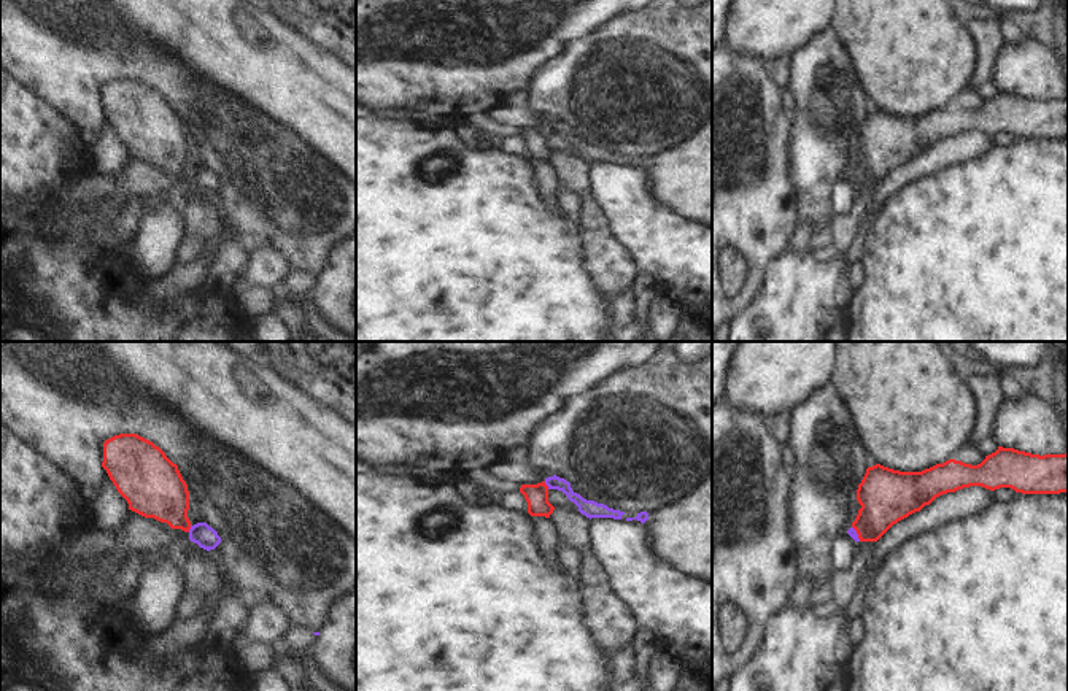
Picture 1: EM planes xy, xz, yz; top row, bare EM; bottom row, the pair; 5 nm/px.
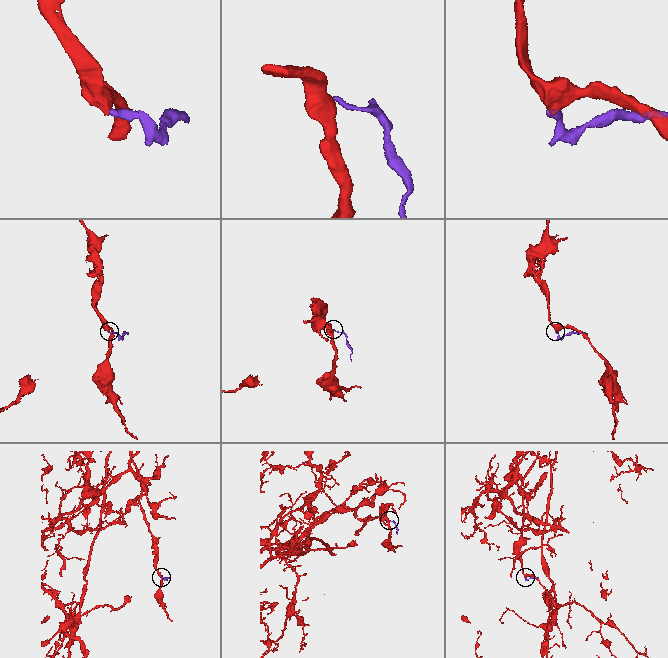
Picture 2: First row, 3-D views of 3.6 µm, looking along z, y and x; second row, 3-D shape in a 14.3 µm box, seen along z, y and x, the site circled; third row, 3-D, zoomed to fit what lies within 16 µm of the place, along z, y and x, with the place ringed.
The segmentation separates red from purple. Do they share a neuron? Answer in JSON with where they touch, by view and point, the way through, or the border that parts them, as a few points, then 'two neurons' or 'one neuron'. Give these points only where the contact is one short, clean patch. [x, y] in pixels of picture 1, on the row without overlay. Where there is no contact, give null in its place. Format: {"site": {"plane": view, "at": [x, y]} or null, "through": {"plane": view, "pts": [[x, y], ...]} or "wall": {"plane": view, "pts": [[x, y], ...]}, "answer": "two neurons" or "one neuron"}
{"site": {"plane": "xz", "at": [545, 129]}, "wall": {"plane": "xz", "pts": [[544, 126], [549, 132]]}, "answer": "two neurons"}

